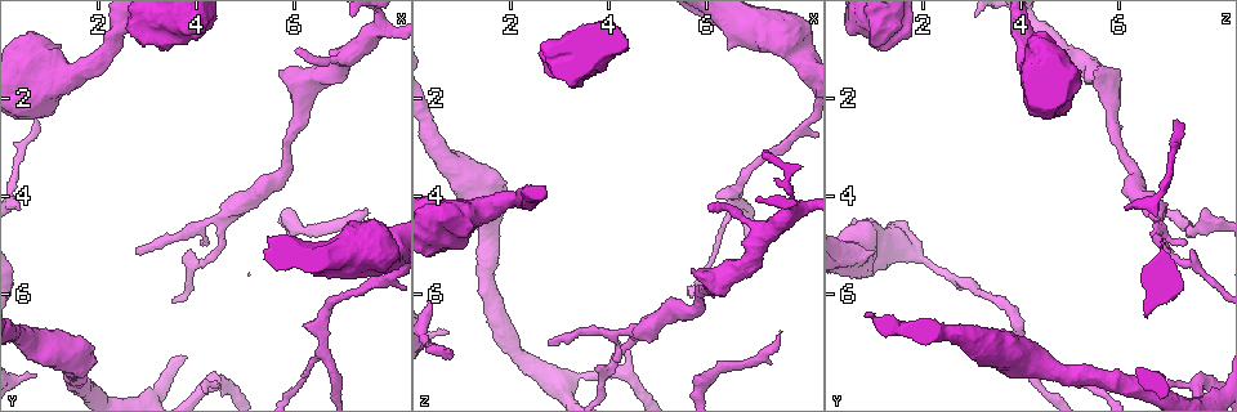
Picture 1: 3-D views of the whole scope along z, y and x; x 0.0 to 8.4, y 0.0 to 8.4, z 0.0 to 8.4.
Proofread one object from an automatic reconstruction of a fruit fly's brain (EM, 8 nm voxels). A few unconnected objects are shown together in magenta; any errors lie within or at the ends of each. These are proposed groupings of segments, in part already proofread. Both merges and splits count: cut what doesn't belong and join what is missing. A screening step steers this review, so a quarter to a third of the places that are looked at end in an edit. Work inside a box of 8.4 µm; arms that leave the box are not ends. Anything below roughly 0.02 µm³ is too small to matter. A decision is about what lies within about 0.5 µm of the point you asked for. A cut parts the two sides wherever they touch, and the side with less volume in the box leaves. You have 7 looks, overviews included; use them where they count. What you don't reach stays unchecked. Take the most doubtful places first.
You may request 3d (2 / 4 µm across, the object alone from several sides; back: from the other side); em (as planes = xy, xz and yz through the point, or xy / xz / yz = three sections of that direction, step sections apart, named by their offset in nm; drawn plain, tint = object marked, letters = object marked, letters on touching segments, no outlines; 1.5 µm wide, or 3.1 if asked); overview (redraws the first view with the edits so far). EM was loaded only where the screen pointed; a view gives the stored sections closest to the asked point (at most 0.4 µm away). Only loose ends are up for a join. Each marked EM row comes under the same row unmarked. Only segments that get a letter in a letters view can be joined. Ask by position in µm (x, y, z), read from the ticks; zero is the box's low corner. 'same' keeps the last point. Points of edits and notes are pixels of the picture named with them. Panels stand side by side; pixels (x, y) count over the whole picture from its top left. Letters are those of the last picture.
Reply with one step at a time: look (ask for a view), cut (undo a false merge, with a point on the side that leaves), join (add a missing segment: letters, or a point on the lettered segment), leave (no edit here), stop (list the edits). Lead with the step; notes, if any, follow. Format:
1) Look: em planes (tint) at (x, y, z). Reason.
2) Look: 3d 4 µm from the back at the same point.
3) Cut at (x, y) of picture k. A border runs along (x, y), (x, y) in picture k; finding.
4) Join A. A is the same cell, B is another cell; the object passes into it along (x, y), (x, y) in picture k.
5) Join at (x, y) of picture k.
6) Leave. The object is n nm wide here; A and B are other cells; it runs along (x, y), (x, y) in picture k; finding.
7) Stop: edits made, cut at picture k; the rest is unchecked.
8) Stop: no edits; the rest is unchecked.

Look: 3d 2 µm at (7.50, 4.35, 6.70). Free end.

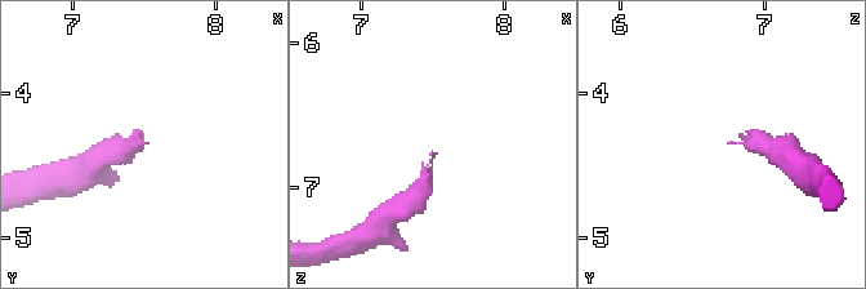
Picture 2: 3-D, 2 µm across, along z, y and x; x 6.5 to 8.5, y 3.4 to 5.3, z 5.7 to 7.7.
Look: em xz step 8 (letters) at (7.52, 4.34, 6.76). Now the EM.

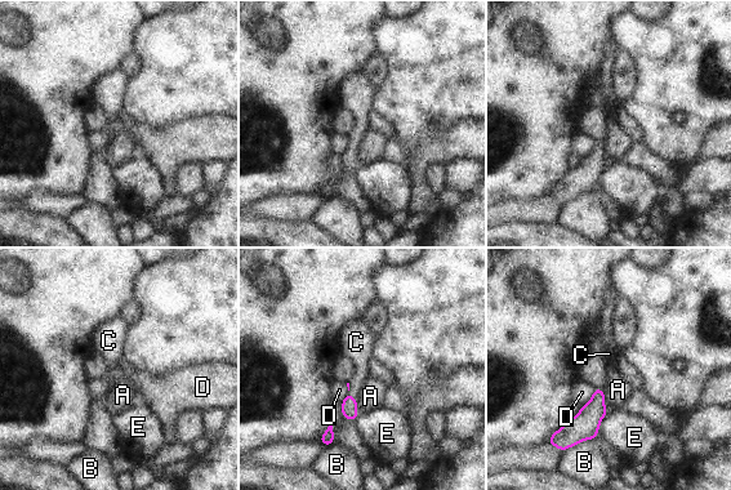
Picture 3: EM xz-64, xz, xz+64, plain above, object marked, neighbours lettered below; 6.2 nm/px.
Join C. C is the same cell, A, B, D and E are other cells; the object passes into it along (350, 411), (348, 390), (359, 351) in picture 3; the neuron continues.

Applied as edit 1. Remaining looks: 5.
Look: em planes (letters) at (2.75, 5.20, 7.05). Thin end.

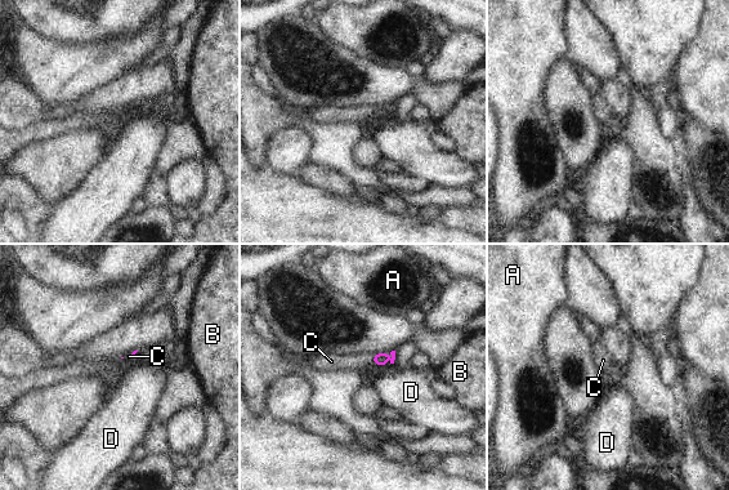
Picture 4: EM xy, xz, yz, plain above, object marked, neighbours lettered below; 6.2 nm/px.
Join C. C is the same cell, A, B and D are other cells; the object passes into it along (381, 357), (372, 359), (332, 361) in picture 4; the neuron continues.

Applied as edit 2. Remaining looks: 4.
Look: overview.

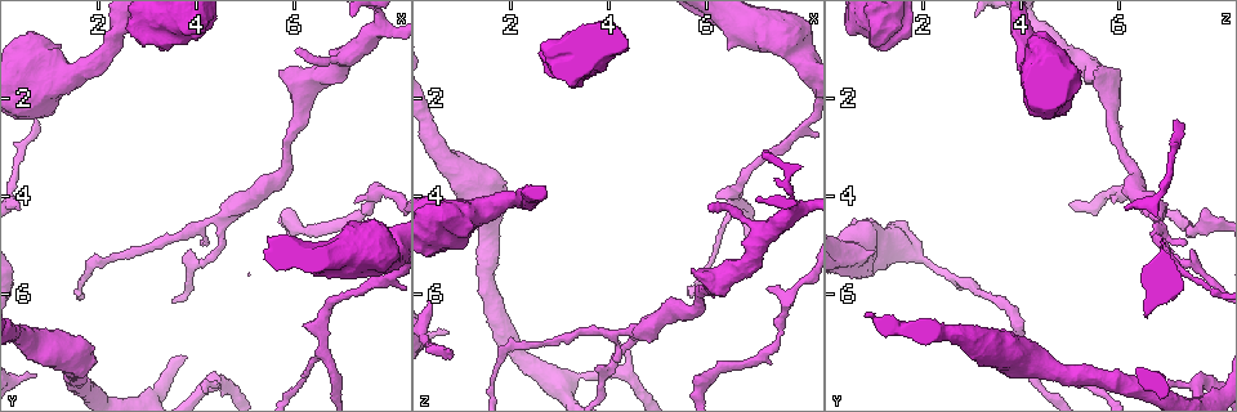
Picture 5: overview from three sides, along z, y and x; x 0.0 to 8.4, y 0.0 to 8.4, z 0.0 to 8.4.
Look: em xz step 8 (letters) at (0.70, 2.45, 7.10). An open end.

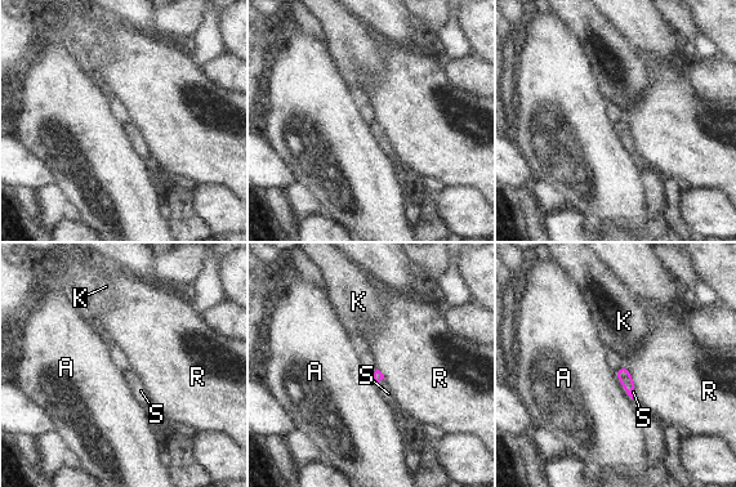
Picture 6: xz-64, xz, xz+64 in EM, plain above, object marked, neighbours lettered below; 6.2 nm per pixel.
Look: em planes (letters) at the same point.

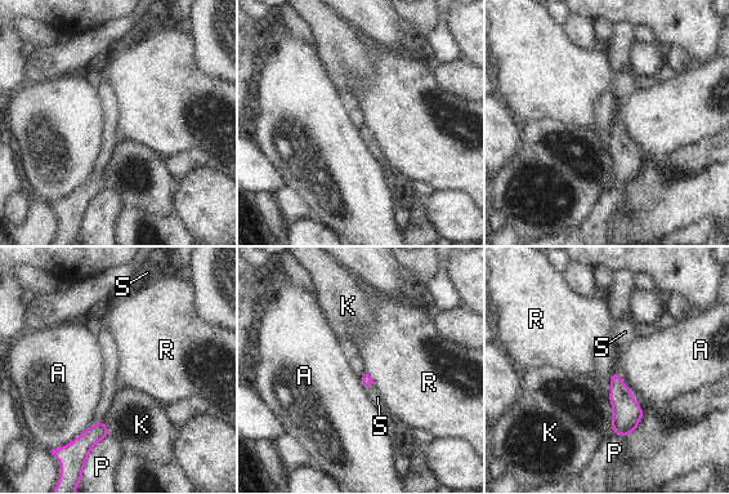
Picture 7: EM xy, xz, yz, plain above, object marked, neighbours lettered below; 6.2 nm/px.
Join S. The longest contact is with A, 320 nm; S is the same cell, A, K, P and R are other cells; the object passes into it along (367, 379), (370, 383), (378, 397) in picture 7; the neuron continues.

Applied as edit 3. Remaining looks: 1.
Stop: edits made, join at picture 3, join at picture 4, join at picture 7; the rest is unchecked.

